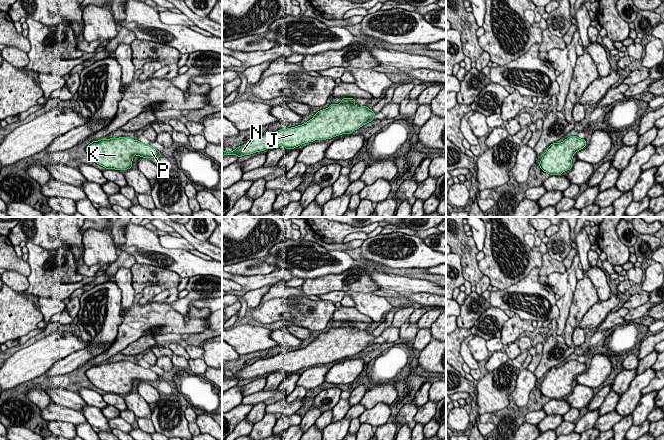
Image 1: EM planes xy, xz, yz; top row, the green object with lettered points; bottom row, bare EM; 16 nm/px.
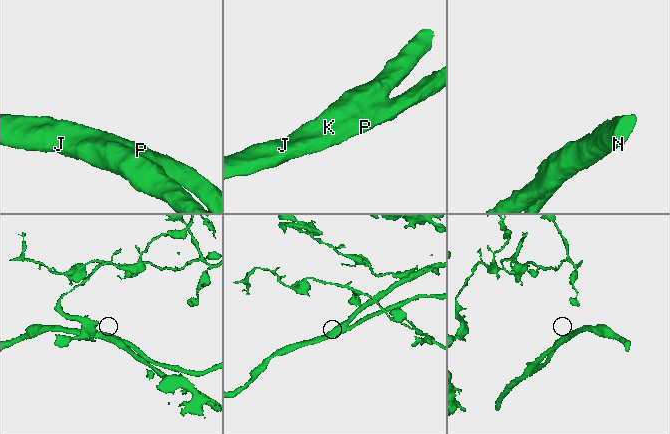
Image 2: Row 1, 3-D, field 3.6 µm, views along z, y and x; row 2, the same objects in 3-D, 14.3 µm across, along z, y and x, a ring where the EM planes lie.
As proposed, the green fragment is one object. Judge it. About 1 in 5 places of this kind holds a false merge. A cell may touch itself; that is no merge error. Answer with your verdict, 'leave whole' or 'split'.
leave whole

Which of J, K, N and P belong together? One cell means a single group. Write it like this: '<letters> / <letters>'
J K N P

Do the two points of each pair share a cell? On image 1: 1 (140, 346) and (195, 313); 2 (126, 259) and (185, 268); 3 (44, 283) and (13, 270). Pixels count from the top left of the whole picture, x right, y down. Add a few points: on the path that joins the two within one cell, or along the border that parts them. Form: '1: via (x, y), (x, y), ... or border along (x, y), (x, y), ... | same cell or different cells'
1: border along (161, 333), (157, 329), (150, 329), (137, 340) | different cells
2: border along (121, 251), (128, 252), (136, 262) | different cells
3: border along (27, 262), (29, 266), (28, 286), (23, 291) | different cells

